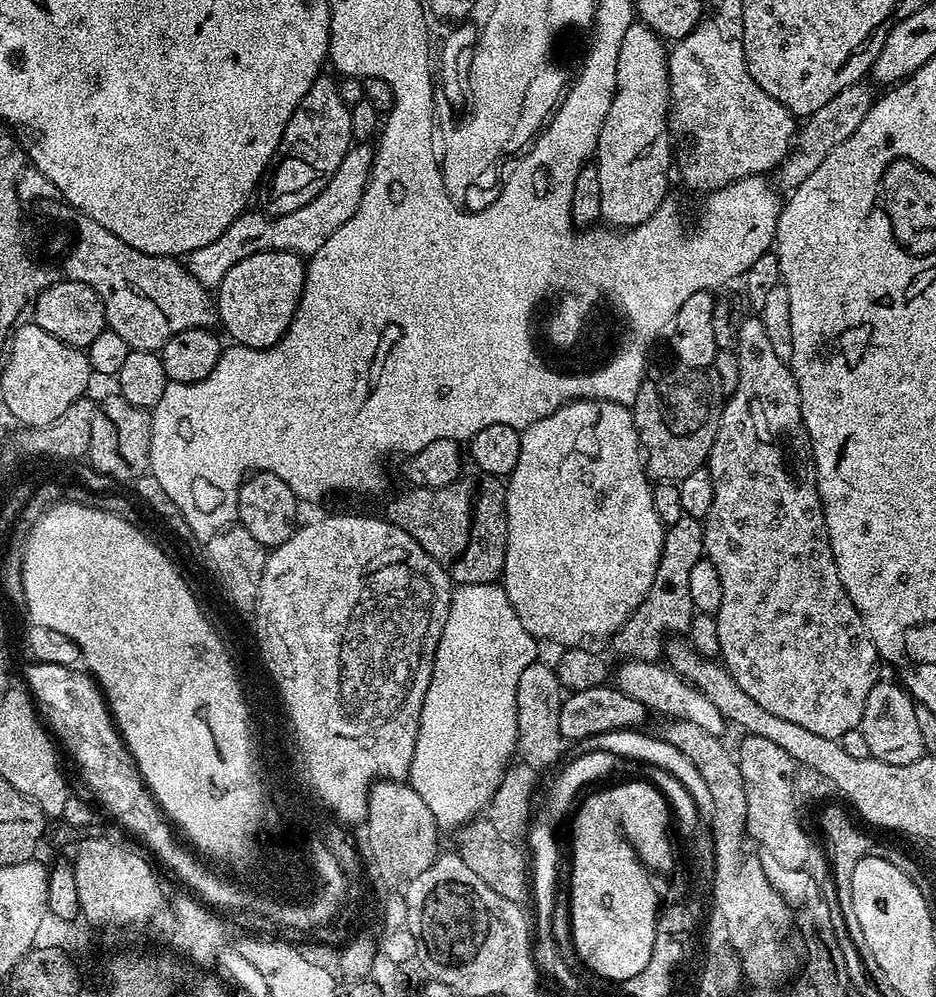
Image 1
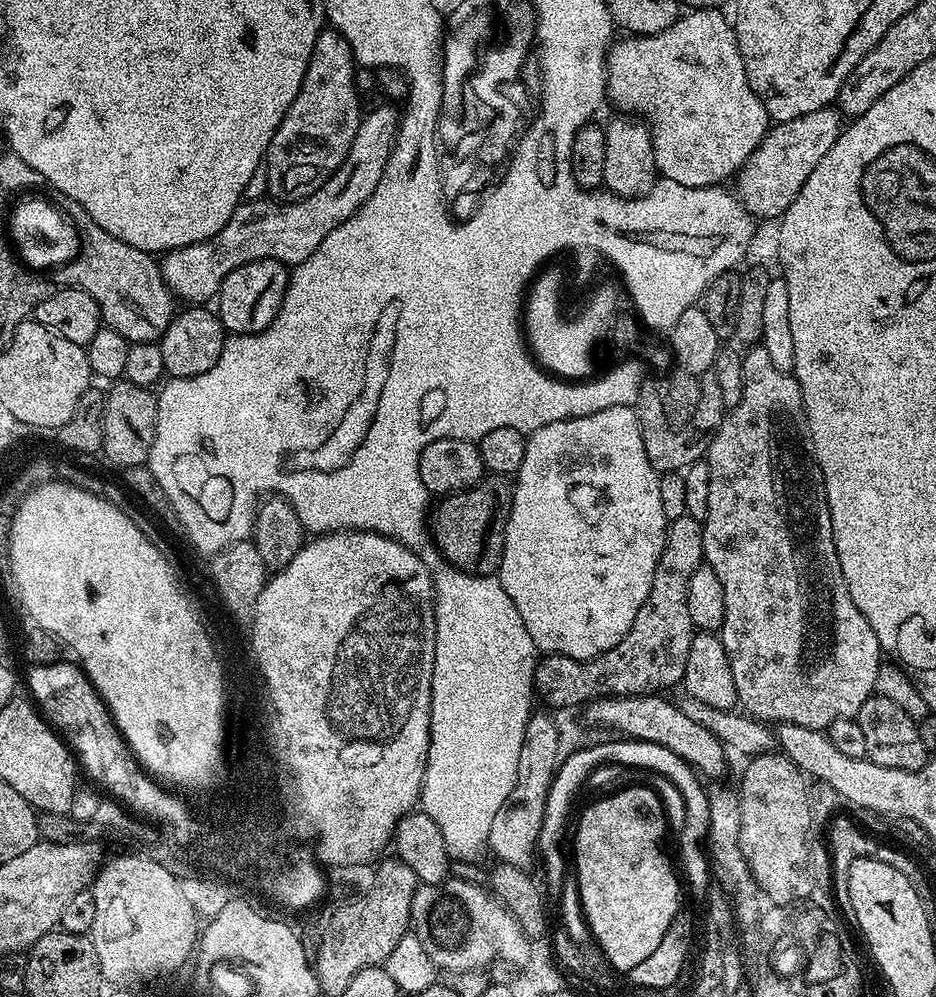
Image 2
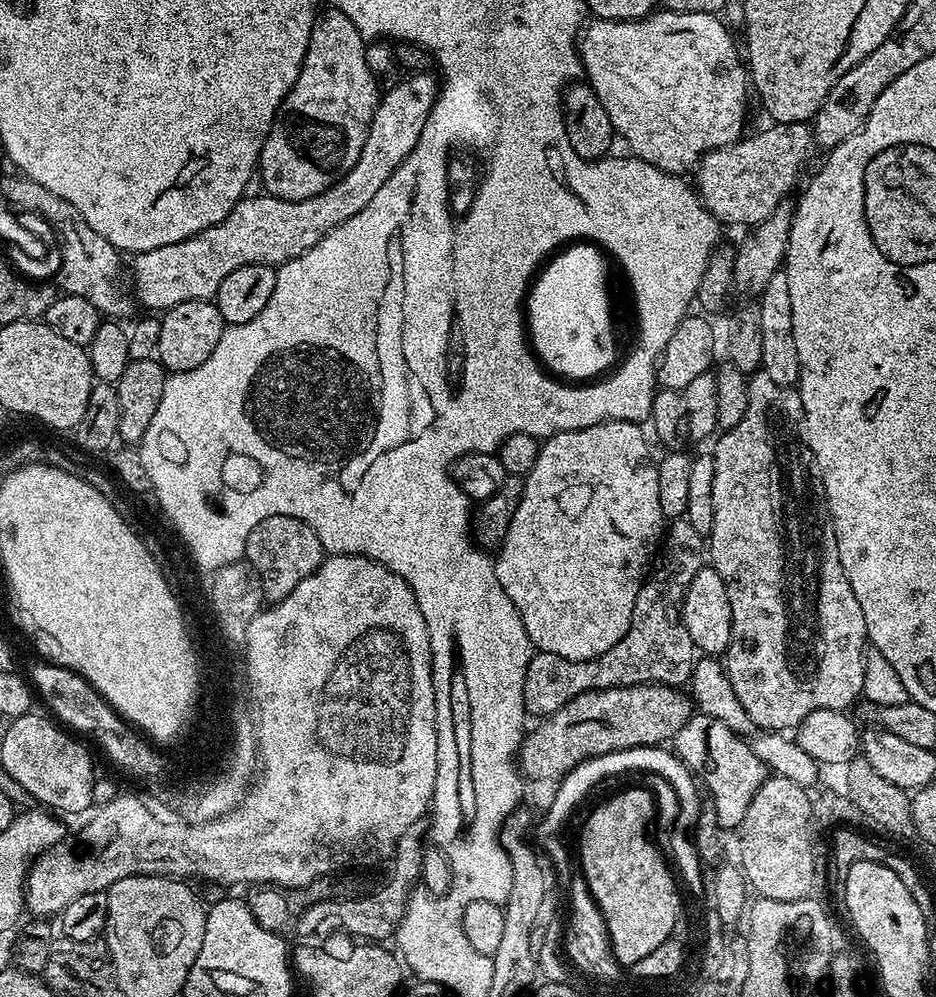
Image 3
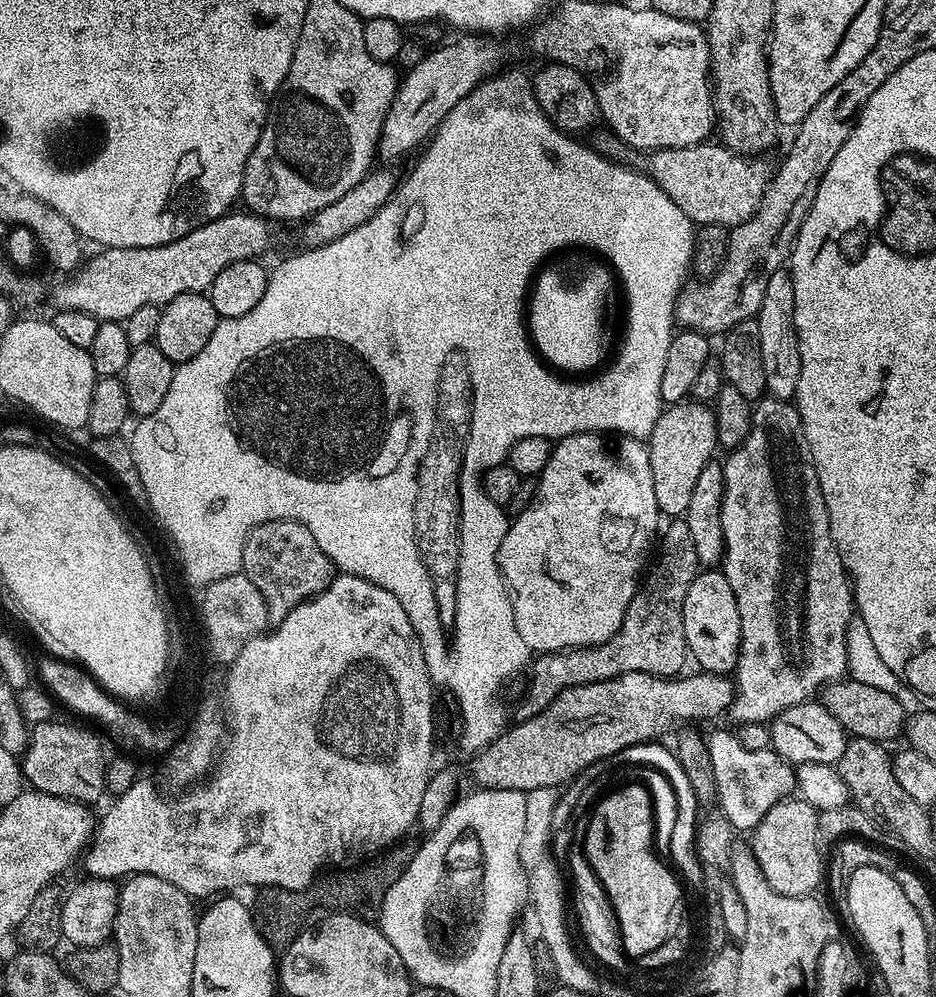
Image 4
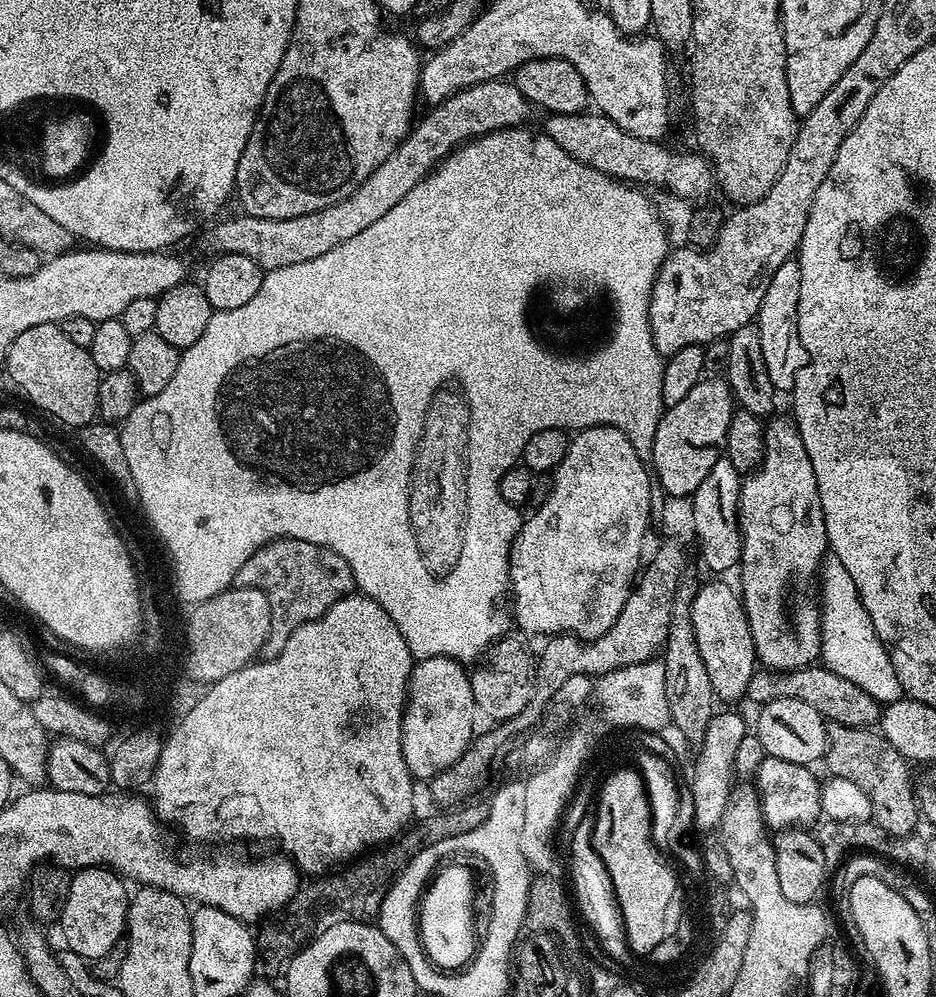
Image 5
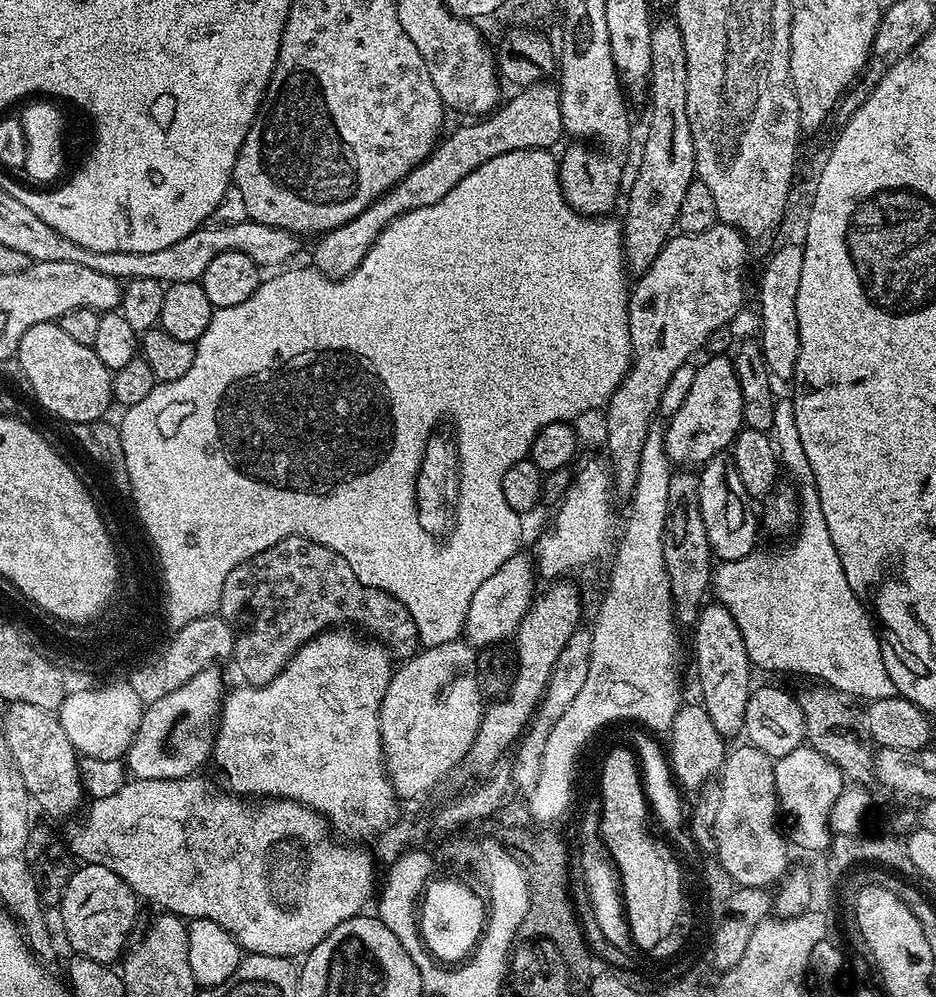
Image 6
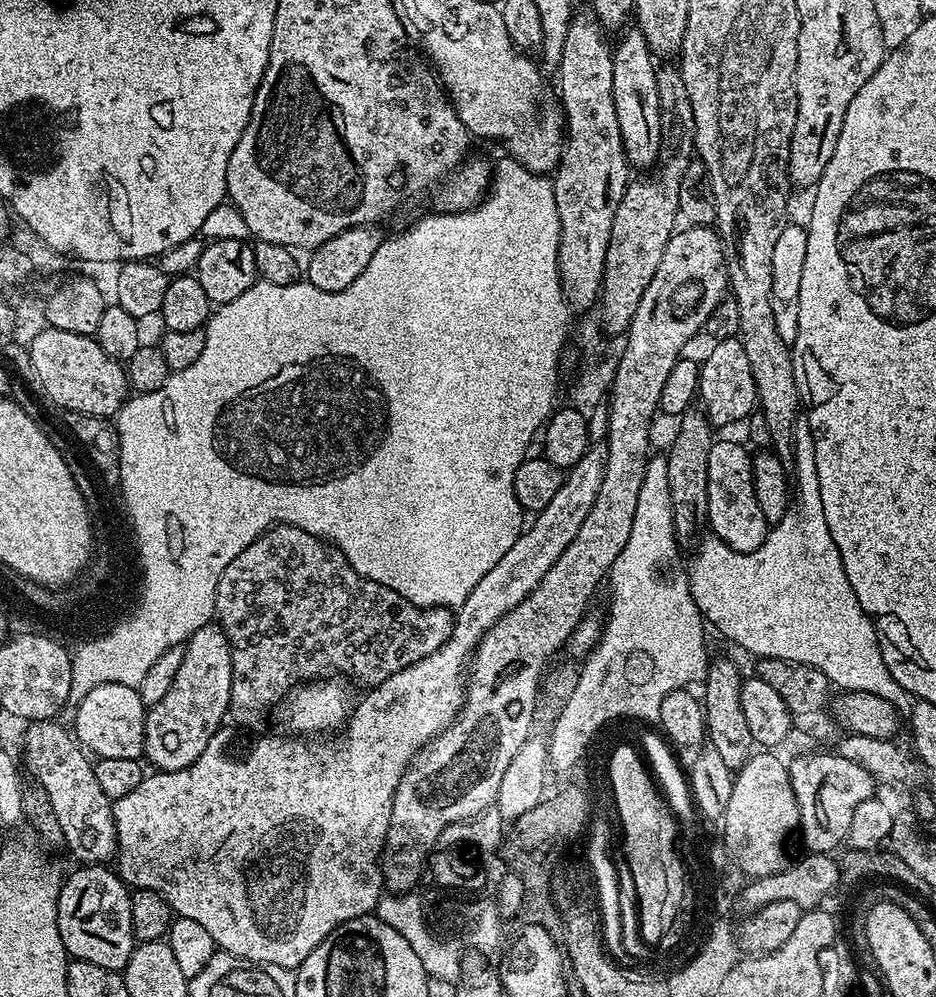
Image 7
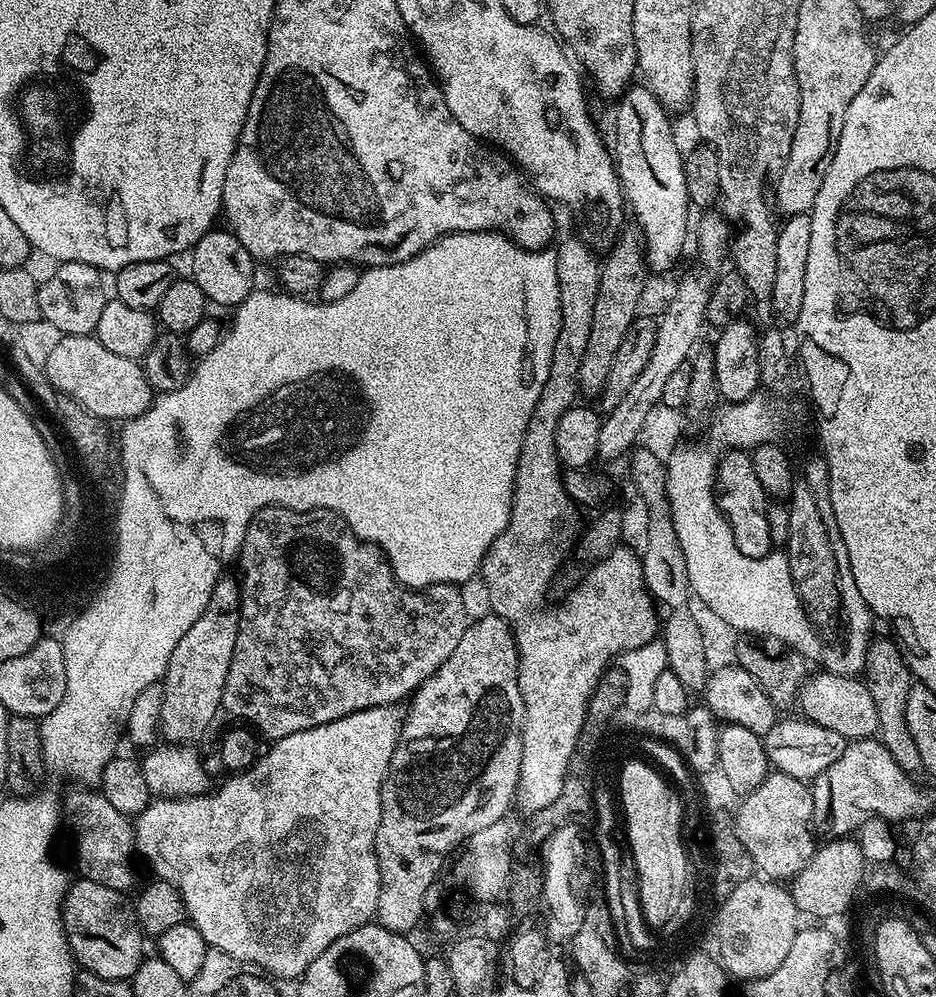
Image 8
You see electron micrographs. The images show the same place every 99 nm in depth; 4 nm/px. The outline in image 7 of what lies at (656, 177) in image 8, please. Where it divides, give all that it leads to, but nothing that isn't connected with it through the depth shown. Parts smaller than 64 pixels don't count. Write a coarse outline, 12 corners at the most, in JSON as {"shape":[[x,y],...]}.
{"shape":[[638,27],[612,49],[614,110],[629,165],[662,138],[658,64]]}

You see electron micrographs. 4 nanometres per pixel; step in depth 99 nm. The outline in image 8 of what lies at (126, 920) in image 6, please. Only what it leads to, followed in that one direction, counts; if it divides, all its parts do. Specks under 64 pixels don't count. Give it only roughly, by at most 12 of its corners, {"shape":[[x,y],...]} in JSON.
{"shape":[[81,878],[64,933],[83,971],[131,981],[146,937],[123,891]]}

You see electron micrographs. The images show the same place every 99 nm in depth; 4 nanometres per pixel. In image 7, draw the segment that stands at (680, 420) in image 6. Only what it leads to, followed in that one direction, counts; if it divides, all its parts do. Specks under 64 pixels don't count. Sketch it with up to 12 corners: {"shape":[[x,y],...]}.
{"shape":[[739,338],[700,364],[698,404],[713,425],[757,411],[754,370]]}

